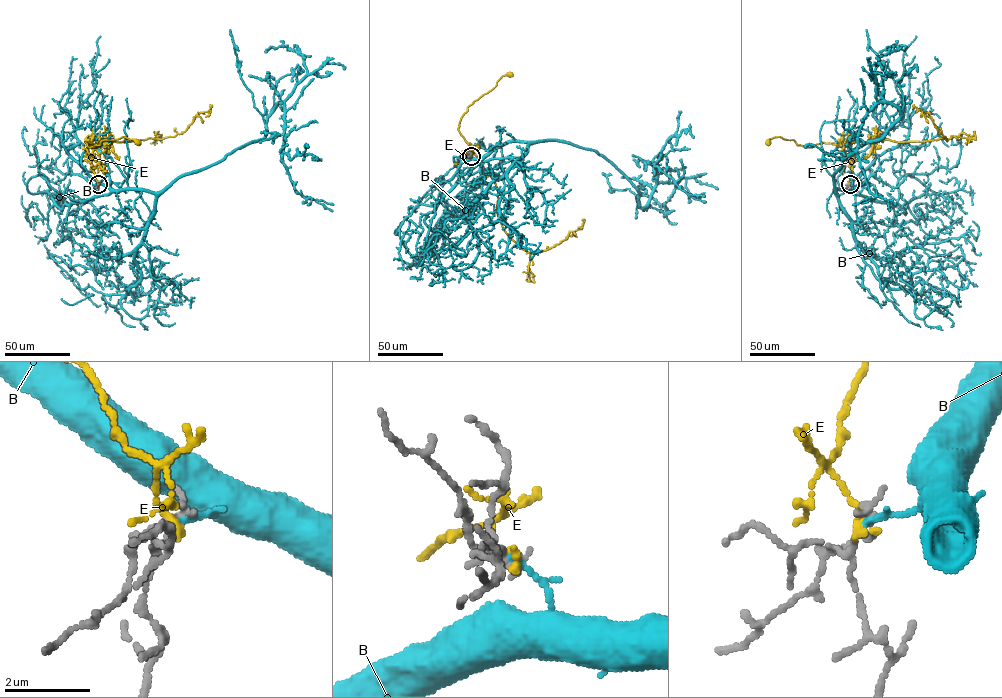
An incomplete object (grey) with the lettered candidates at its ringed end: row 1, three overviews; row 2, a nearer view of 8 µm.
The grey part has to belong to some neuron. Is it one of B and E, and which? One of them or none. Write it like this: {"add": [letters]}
{"add": []}

